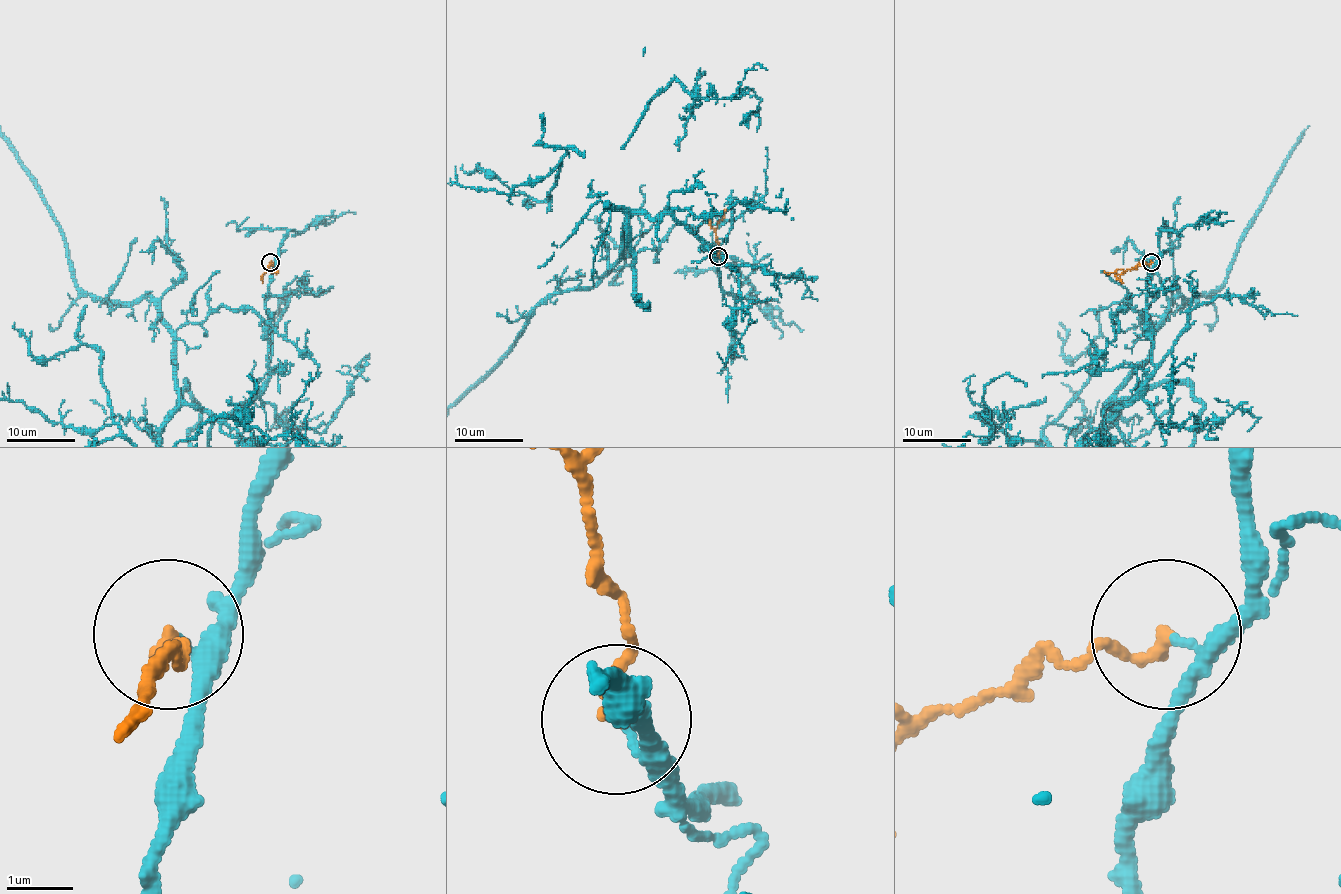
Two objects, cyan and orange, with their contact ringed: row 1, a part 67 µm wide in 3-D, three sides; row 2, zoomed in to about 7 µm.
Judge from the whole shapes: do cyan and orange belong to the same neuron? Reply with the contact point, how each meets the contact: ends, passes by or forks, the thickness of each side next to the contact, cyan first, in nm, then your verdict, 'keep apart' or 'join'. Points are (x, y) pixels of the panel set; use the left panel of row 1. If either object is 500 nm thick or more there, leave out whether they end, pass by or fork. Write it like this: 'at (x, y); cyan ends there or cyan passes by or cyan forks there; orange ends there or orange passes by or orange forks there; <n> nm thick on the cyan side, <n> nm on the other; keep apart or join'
at (270, 262); cyan passes by; orange ends there; 180 nm thick on the cyan side, 180 nm on the other; keep apart

